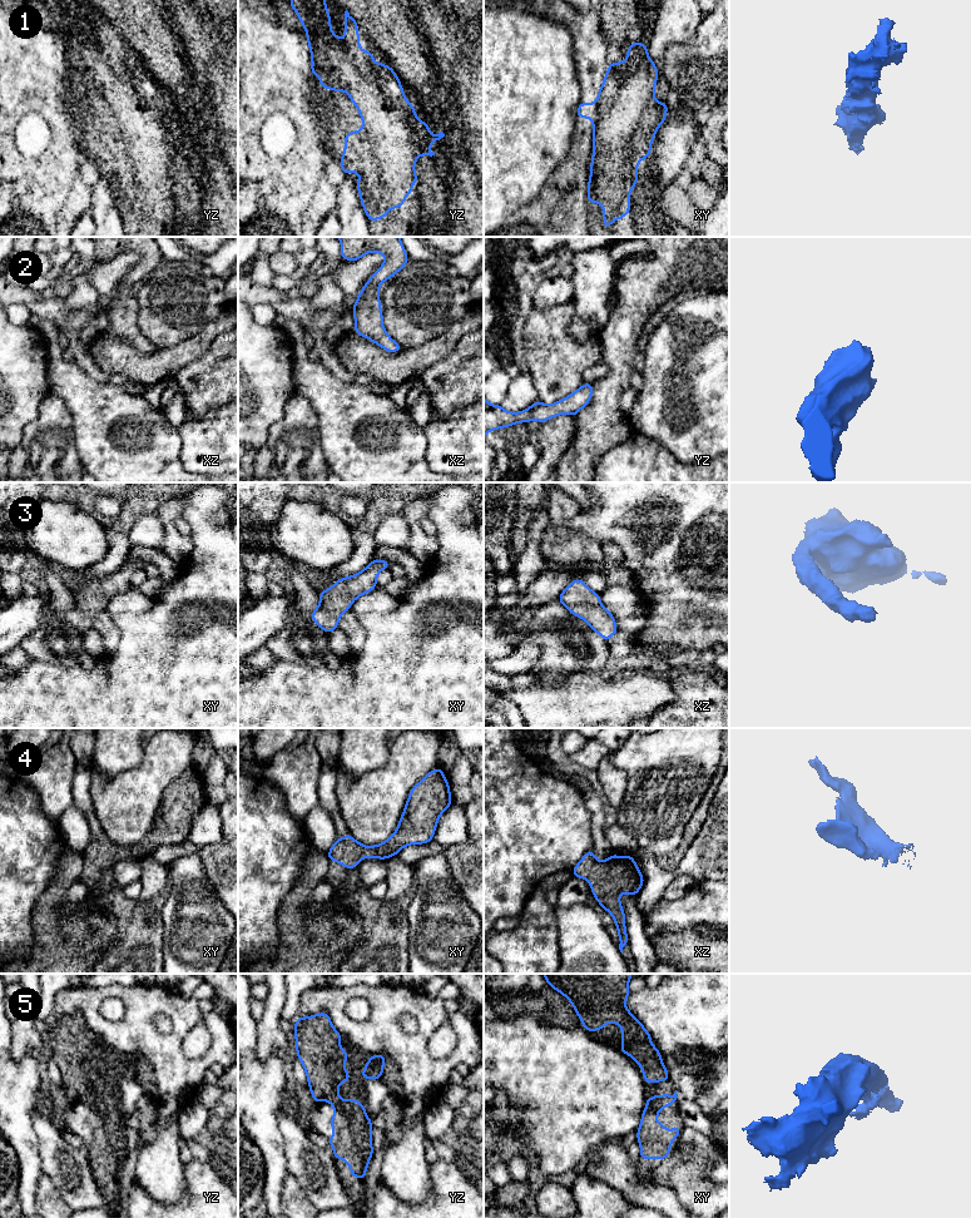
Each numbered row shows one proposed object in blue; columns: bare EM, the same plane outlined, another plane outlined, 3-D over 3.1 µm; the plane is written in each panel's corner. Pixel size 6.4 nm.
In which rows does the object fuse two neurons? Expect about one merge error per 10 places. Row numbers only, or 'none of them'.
none of them

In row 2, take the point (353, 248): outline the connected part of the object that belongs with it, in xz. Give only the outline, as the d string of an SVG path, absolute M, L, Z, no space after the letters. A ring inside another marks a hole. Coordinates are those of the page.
M337 237L342 249L341 258L355 262L370 252L380 252L386 259L383 264L365 283L357 301L353 303L352 315L356 327L352 332L375 342L387 352L403 350L386 332L382 323L378 286L392 278L408 262L408 256L400 237Z

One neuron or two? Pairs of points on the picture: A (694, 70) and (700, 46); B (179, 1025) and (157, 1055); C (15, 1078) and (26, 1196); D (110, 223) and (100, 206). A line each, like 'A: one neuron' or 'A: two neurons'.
A: one neuron
B: one neuron
C: one neuron
D: one neuron

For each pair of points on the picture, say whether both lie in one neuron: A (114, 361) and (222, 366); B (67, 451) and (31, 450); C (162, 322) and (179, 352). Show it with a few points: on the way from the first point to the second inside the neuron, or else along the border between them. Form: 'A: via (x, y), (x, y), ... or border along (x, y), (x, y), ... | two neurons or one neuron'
A: border along (209, 346), (202, 355), (182, 366), (172, 377) | two neurons
B: via (58, 451), (40, 451) | one neuron
C: border along (199, 330), (177, 343), (158, 348) | two neurons

